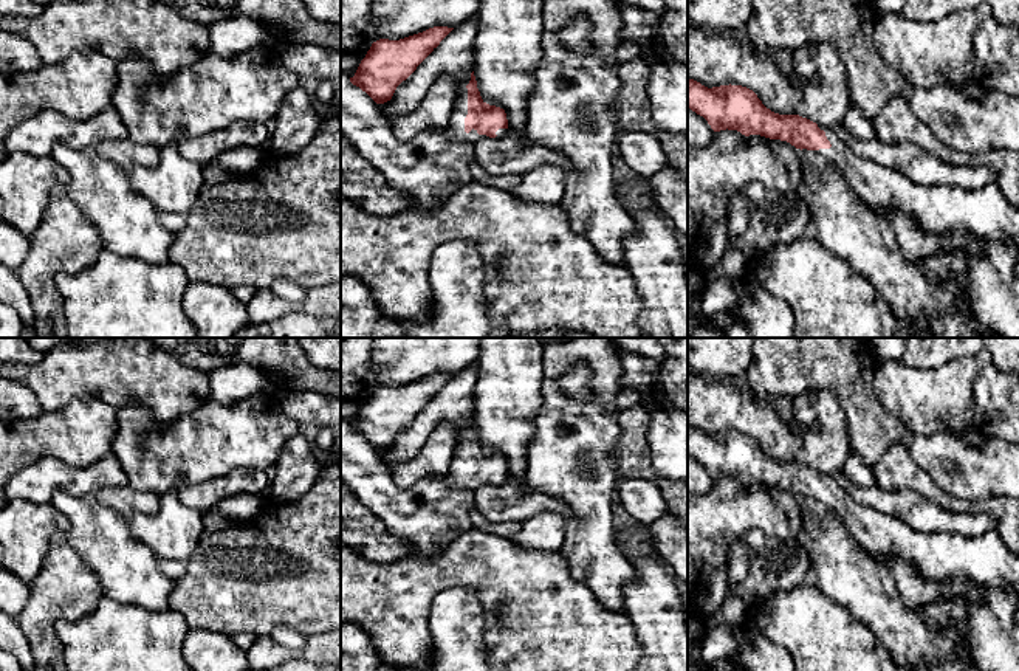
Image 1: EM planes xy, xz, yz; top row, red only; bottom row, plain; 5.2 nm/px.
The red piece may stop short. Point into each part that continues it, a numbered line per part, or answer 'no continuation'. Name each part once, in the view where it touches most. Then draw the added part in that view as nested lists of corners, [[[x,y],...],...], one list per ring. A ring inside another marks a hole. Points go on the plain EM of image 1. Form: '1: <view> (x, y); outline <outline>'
1: xz (456, 471); outline [[[458,435],[458,446],[455,449],[455,456],[451,460],[448,476],[454,482],[457,488],[466,488],[471,491],[477,491],[479,488],[485,487],[486,482],[479,482],[477,477],[471,477],[469,480],[465,479],[465,465],[468,462],[468,435]]]

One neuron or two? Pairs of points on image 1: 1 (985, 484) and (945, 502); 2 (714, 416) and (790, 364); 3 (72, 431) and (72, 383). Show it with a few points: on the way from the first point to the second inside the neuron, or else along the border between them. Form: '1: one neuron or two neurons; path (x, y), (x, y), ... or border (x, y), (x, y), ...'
1: two neurons; border (926, 474), (957, 498), (993, 496)
2: two neurons; border (750, 391), (768, 402)
3: two neurons; border (109, 403), (79, 399), (61, 409), (45, 412)

